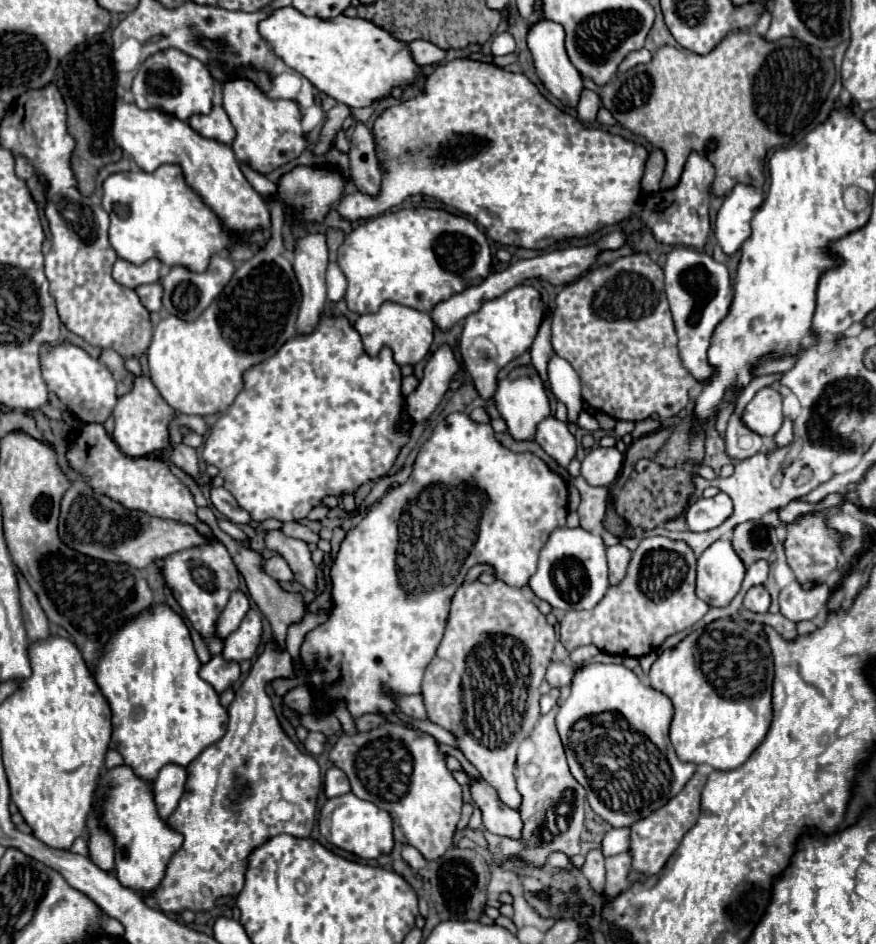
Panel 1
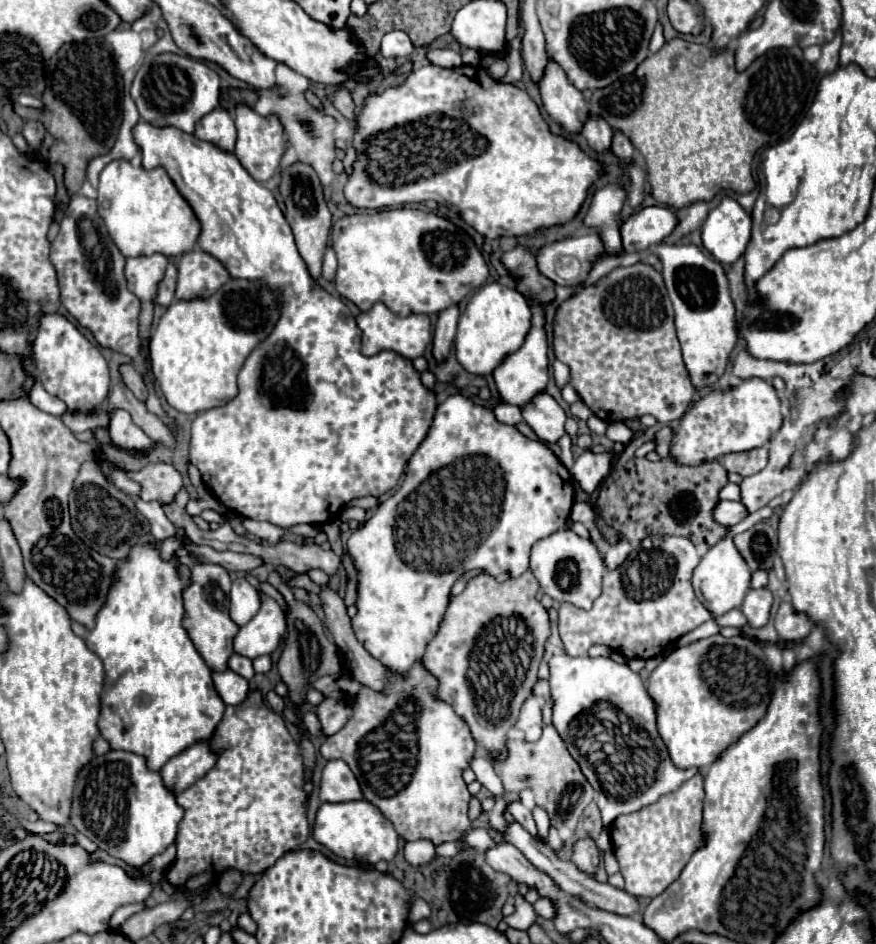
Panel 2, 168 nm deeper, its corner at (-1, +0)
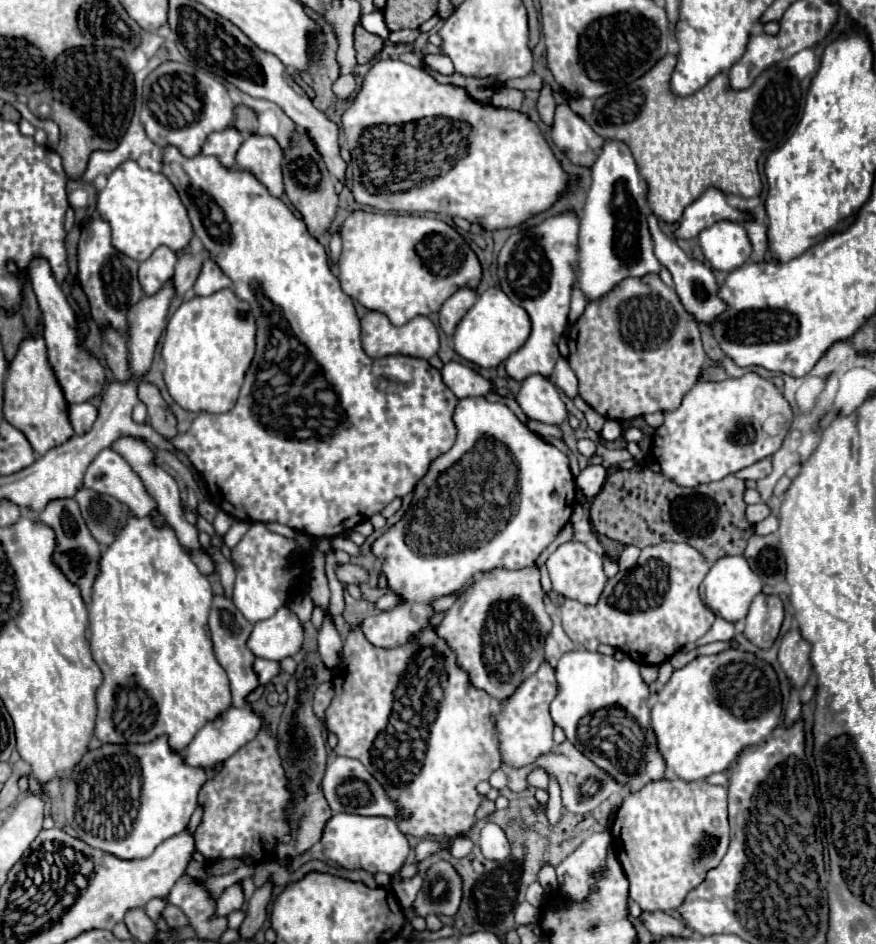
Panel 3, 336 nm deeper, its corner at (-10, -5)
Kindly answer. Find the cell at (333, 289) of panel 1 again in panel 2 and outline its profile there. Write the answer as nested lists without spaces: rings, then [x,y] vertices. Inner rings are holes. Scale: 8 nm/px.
[[[329,247],[323,259],[323,279],[335,281],[335,275],[337,275],[337,257],[335,257],[335,251]]]

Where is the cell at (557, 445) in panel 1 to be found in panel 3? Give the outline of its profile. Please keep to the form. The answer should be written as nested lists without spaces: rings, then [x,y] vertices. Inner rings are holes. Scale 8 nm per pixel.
[[[532,374],[520,382],[516,402],[530,420],[558,426],[568,418],[568,410],[560,400],[556,386],[542,374]]]

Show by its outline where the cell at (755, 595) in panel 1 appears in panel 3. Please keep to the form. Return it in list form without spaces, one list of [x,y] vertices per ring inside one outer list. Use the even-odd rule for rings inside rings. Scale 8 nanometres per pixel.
[[[758,594],[746,616],[744,636],[758,648],[768,650],[778,638],[784,620],[784,606],[778,596]]]

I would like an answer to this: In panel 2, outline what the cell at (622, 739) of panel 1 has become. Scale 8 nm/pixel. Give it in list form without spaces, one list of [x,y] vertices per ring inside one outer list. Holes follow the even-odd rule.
[[[561,653],[561,655],[553,655],[553,657],[549,659],[549,671],[551,671],[551,677],[549,677],[551,697],[553,697],[553,701],[555,701],[555,705],[553,705],[553,725],[557,727],[561,739],[565,741],[565,745],[567,745],[571,757],[579,763],[583,775],[585,775],[585,777],[589,779],[589,783],[595,787],[595,803],[599,805],[599,811],[601,811],[601,817],[603,817],[603,825],[605,825],[605,827],[611,827],[611,823],[613,823],[619,815],[635,813],[635,811],[639,811],[639,809],[643,809],[643,807],[647,807],[647,805],[653,805],[655,801],[659,801],[659,797],[663,797],[663,795],[675,791],[681,783],[685,783],[687,779],[691,779],[691,777],[697,773],[695,767],[691,767],[691,769],[679,769],[679,767],[673,765],[673,761],[671,761],[671,757],[669,757],[669,753],[667,753],[667,747],[665,747],[665,743],[663,743],[663,739],[659,737],[659,731],[657,731],[657,703],[655,703],[655,701],[651,699],[651,695],[647,693],[647,689],[645,689],[641,677],[639,677],[637,673],[633,673],[625,663],[623,663],[623,665],[621,665],[621,663],[615,663],[615,661],[611,661],[609,657],[595,657],[595,659],[593,659],[593,657],[569,657],[569,655]]]

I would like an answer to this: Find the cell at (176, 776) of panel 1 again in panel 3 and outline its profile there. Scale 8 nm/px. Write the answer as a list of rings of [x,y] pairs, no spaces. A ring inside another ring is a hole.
[[[230,706],[228,710],[224,710],[220,716],[216,716],[214,720],[210,720],[196,736],[194,740],[188,744],[188,748],[184,750],[184,756],[188,758],[190,766],[204,766],[206,770],[210,770],[216,762],[224,762],[228,760],[240,746],[244,746],[246,742],[250,742],[252,738],[256,738],[256,734],[262,728],[262,716],[258,716],[252,706],[244,706],[244,708],[234,708]]]

